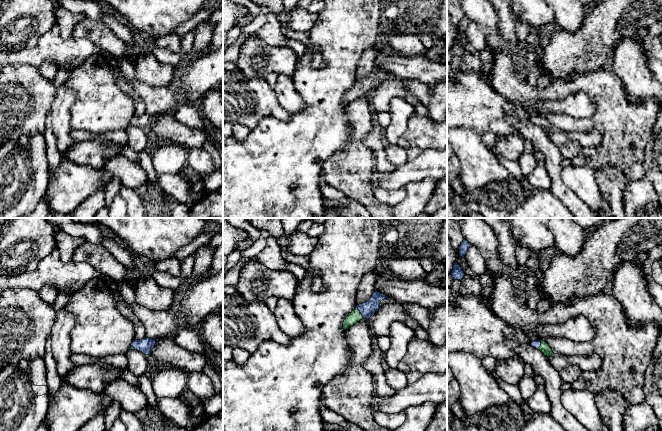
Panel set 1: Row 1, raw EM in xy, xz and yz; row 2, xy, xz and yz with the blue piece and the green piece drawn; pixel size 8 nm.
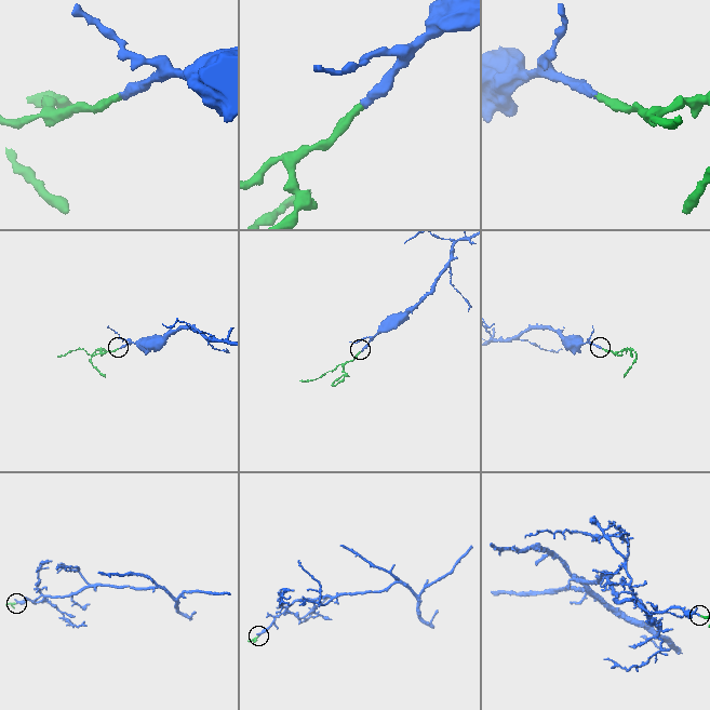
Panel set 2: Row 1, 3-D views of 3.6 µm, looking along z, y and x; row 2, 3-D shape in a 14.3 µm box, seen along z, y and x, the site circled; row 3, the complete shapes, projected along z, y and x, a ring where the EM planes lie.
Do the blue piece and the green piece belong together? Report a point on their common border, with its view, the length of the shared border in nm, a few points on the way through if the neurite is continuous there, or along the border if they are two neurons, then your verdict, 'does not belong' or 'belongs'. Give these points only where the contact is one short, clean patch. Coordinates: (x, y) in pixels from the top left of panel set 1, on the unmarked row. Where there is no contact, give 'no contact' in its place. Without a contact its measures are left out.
contact xz (360, 88); length 120 nm; way xz (367, 85), (360, 88), (355, 92); belongs

